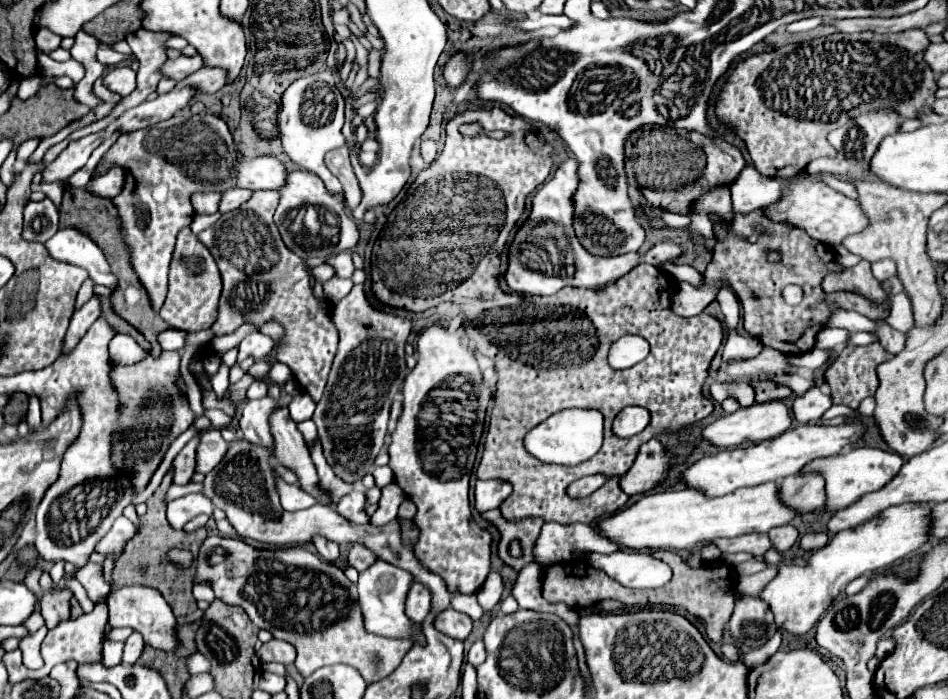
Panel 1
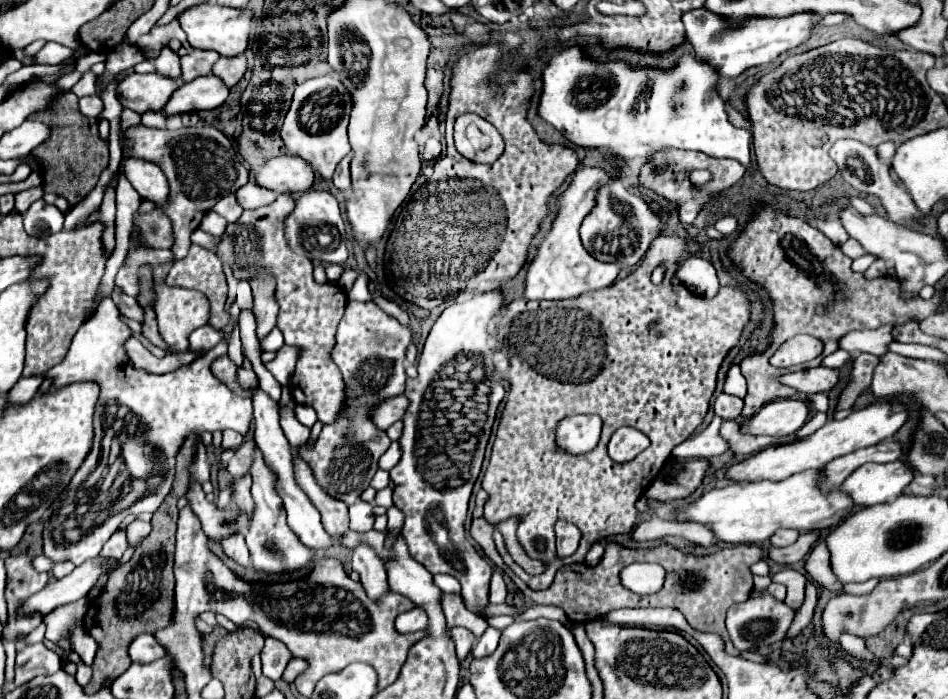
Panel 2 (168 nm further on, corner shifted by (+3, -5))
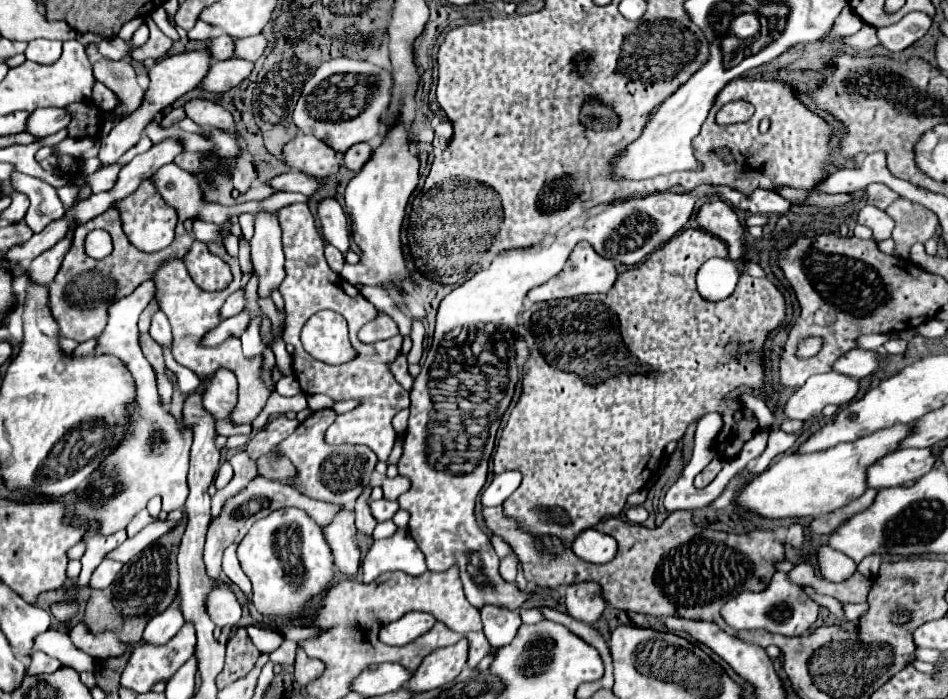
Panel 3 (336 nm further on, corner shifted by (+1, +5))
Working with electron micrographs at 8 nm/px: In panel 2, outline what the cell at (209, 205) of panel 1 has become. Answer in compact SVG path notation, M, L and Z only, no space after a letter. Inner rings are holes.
M229 194L229 196L221 198L221 200L215 204L213 210L215 210L217 214L221 214L223 218L227 218L227 222L235 222L243 212L243 209L239 208L239 204L237 204L235 194Z

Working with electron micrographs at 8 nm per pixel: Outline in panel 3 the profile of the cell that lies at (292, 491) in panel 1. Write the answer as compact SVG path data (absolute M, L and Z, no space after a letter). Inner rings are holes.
M299 508L273 510L267 518L261 518L259 522L255 522L255 526L251 526L247 536L239 544L237 556L243 566L243 572L249 576L253 584L251 600L255 608L269 618L297 620L299 616L305 614L307 600L321 596L333 584L333 556L325 542L321 526L317 522L311 522L307 512Z

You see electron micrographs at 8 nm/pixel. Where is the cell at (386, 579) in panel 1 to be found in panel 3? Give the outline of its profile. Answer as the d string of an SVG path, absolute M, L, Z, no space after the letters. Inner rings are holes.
M367 488L359 500L355 502L355 528L357 532L365 534L365 536L373 536L373 530L377 526L375 518L371 516L371 510L369 510L369 494L371 494L371 488Z

